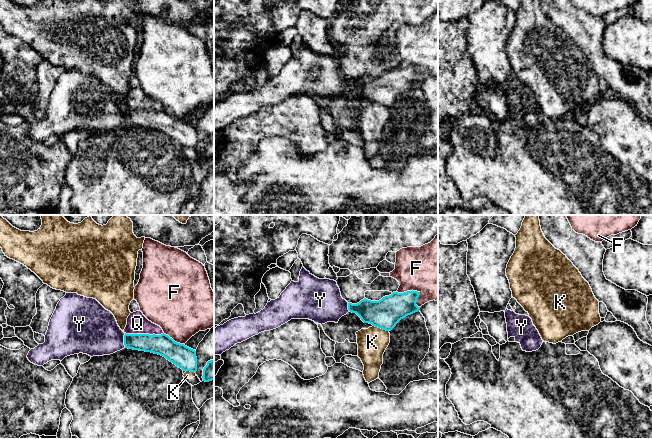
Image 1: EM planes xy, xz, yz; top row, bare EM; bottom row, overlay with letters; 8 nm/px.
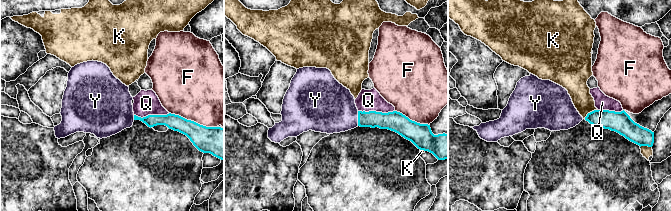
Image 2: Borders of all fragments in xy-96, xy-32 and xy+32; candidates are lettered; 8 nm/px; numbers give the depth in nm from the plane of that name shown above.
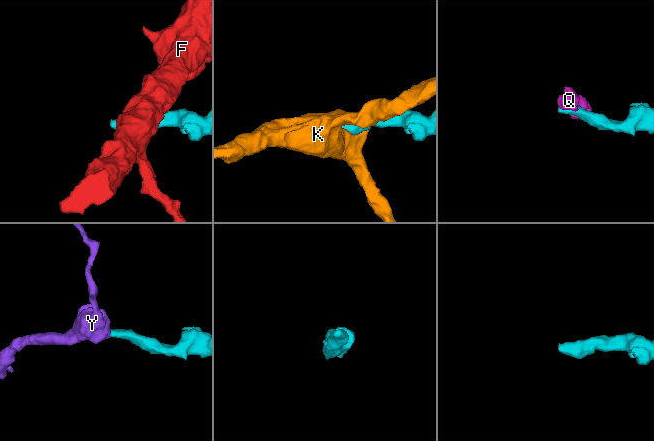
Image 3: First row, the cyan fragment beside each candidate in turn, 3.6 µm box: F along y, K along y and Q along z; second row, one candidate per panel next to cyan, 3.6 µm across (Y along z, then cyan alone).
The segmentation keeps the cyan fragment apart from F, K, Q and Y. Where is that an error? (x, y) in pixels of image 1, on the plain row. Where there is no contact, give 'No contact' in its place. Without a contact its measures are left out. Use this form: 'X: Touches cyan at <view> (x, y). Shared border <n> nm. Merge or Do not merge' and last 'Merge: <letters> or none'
F: Touches cyan at xz (415, 67). Shared border 220 nm. Do not merge
K: Touches cyan at xz (381, 104). Shared border 140 nm. Do not merge
Q: Touches cyan at xy (144, 110). Shared border 320 nm. Do not merge
Y: Touches cyan at xy (124, 116). Shared border 120 nm. Merge
Merge: Y

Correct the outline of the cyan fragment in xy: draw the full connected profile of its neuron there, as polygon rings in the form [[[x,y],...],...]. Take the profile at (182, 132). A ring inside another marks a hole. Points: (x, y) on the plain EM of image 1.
[[[66,69],[60,75],[50,95],[45,118],[31,125],[28,136],[38,142],[43,142],[51,136],[62,137],[74,130],[93,132],[110,131],[124,124],[151,128],[161,131],[181,144],[183,147],[197,147],[196,127],[175,118],[166,110],[126,110],[117,100],[114,91],[106,86],[96,75],[87,74],[77,69]]]

